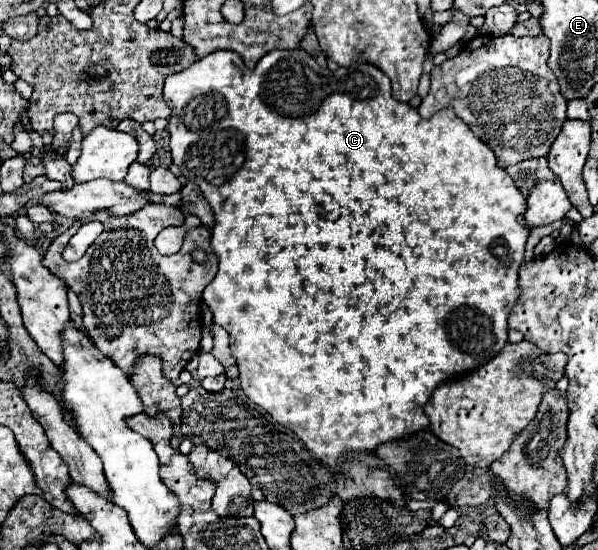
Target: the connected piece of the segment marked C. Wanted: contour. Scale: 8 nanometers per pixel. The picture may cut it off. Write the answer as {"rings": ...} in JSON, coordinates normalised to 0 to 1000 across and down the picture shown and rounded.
{"rings":[[[492,89],[492,93],[452,93],[448,100],[441,100],[431,118],[418,129],[411,125],[408,111],[401,104],[395,104],[395,96],[385,93],[361,93],[351,96],[348,104],[321,115],[314,125],[301,129],[301,133],[288,133],[278,140],[274,151],[274,184],[281,187],[281,195],[288,198],[288,213],[281,220],[281,238],[284,238],[284,271],[288,271],[288,293],[291,300],[301,304],[304,318],[314,329],[324,329],[344,365],[355,373],[361,405],[355,413],[355,453],[368,471],[368,485],[365,496],[358,504],[358,511],[341,525],[341,551],[351,558],[355,573],[358,573],[358,587],[375,595],[385,609],[385,635],[398,656],[398,671],[401,671],[401,704],[405,711],[415,718],[418,729],[425,729],[428,736],[435,736],[441,747],[452,751],[452,758],[468,769],[472,776],[485,780],[498,795],[498,800],[523,827],[532,829],[528,836],[543,844],[569,845],[582,824],[625,824],[632,809],[649,805],[649,802],[666,802],[669,795],[686,795],[689,787],[699,787],[702,780],[716,776],[716,758],[709,755],[709,736],[716,733],[716,725],[722,722],[722,711],[739,700],[749,696],[756,689],[776,685],[779,678],[799,671],[803,664],[813,664],[813,656],[819,656],[823,649],[829,649],[843,627],[849,624],[849,591],[846,580],[856,565],[856,558],[863,555],[866,540],[870,540],[870,515],[866,515],[866,489],[876,475],[876,449],[880,449],[880,435],[886,424],[886,413],[866,405],[866,395],[880,387],[880,358],[870,351],[870,344],[856,333],[853,318],[846,315],[846,307],[829,300],[829,285],[823,278],[823,271],[816,271],[816,264],[809,264],[786,235],[783,227],[763,213],[756,195],[746,195],[739,202],[732,202],[729,209],[722,209],[719,216],[706,216],[699,209],[699,202],[682,191],[682,187],[669,187],[652,173],[652,144],[635,133],[632,122],[622,122],[615,115],[595,115],[589,122],[569,122],[562,129],[552,125],[538,125],[532,122],[532,115],[525,111],[525,104],[518,104],[508,89]]]}

